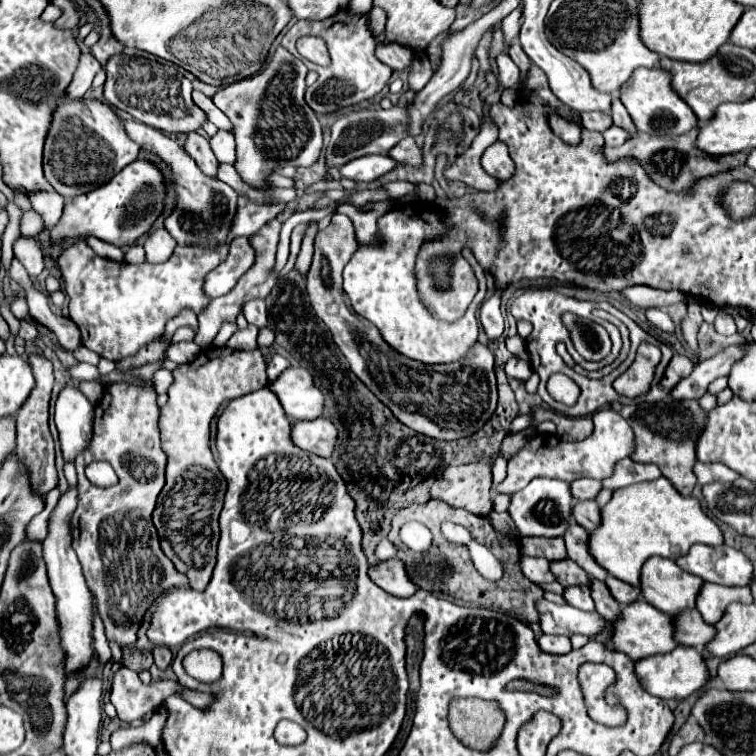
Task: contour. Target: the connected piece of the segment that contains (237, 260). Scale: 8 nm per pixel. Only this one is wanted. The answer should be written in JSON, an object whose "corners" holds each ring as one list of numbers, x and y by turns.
{"corners":[[247,237,233,239,227,259,221,261,219,267,209,271,209,275,205,277,205,283,203,283,205,295,209,299,215,299,229,293,239,281,239,277,245,271,249,271,249,267,253,267,253,263,255,263,255,251,249,239]]}

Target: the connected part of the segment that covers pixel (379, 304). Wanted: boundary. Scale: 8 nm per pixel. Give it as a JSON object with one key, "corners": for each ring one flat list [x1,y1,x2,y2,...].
{"corners":[[415,201,411,205,387,211,377,225,381,243,359,247,359,251,353,253,351,261,345,265,343,271,343,289,349,295,353,309,365,319,369,319,373,325,377,325,383,339,395,351,421,363,451,363,461,359,467,353,467,349,477,341,479,325,475,313,486,298,487,285,485,271,476,258,473,258,473,252,462,249,461,254,471,265,479,281,479,291,465,315,455,323,443,323,433,319,433,315,423,307,415,291,413,265,421,243,425,239,437,237,443,231,439,223,439,213,435,211,437,207,423,201]]}

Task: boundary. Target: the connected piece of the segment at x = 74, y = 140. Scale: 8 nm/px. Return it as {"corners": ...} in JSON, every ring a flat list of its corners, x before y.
{"corners":[[75,99,57,107,45,141,43,171,47,181,65,199,89,193,109,183,123,167,137,159,139,147,127,137,117,113,95,99]]}

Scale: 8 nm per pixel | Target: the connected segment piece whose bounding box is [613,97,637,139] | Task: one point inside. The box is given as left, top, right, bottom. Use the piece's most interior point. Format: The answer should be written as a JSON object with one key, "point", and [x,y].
{"point":[621,118]}

